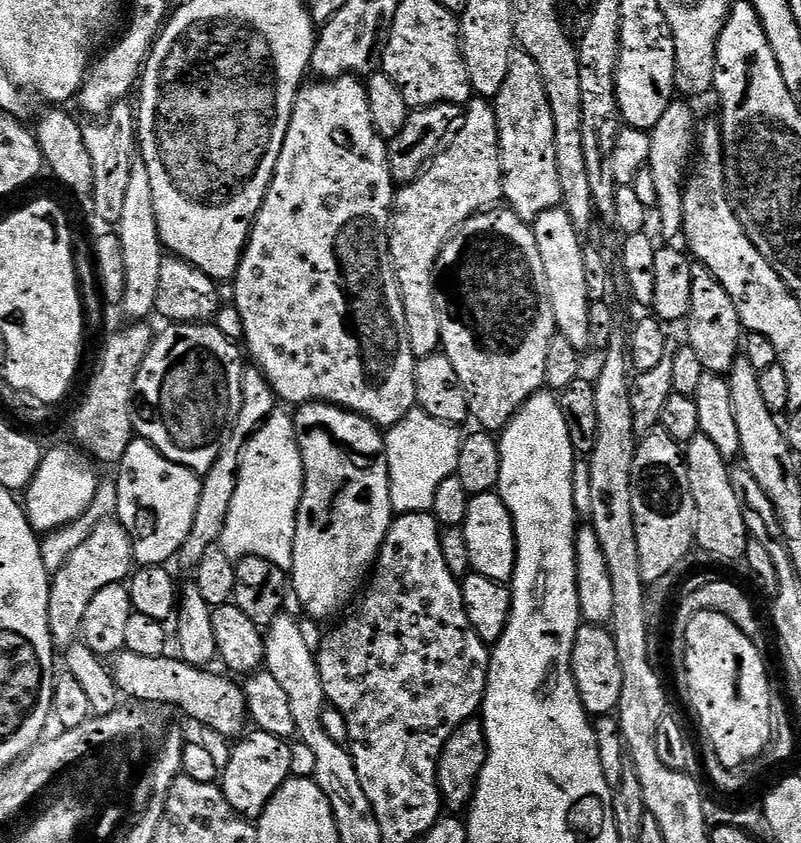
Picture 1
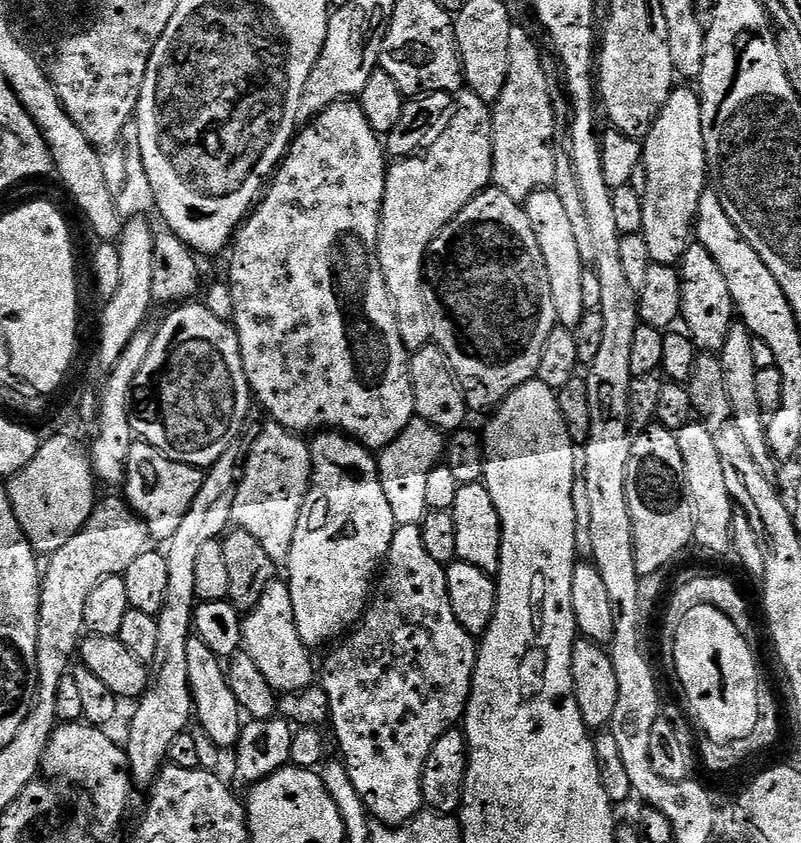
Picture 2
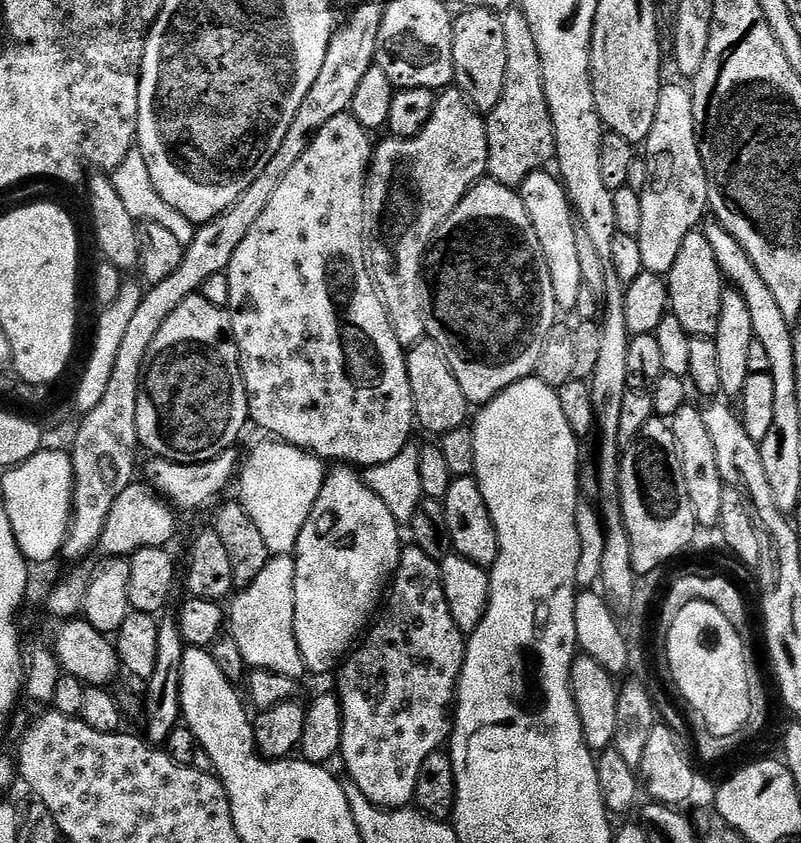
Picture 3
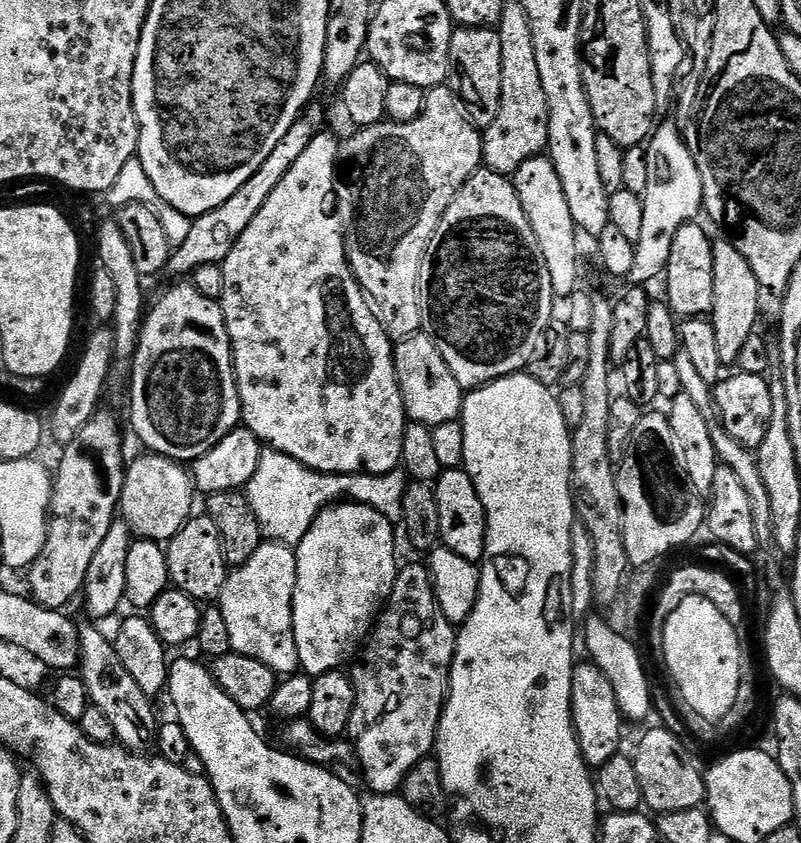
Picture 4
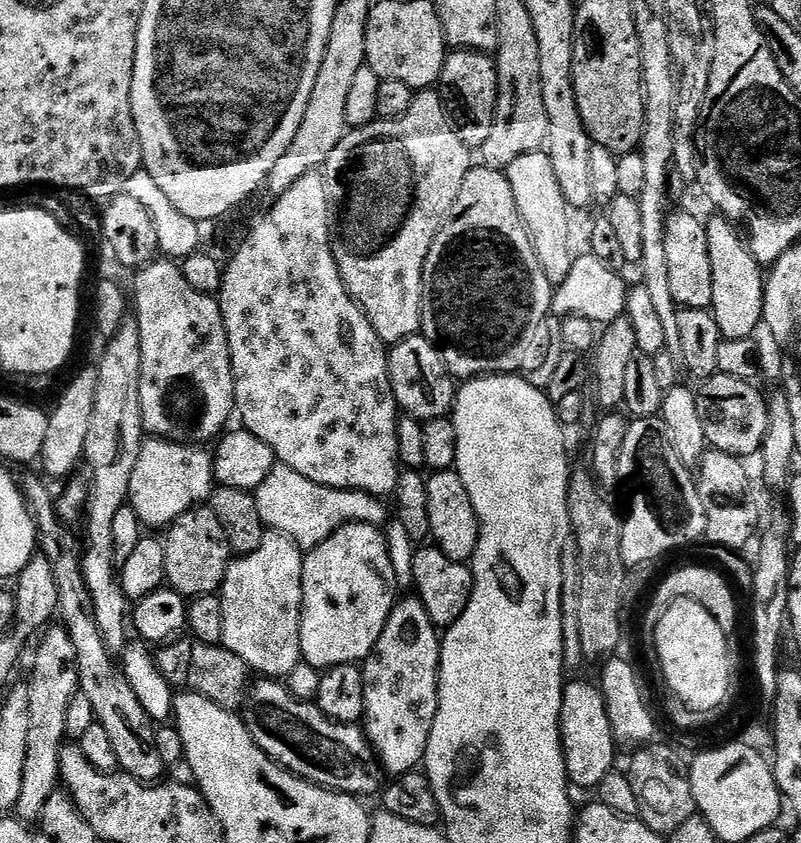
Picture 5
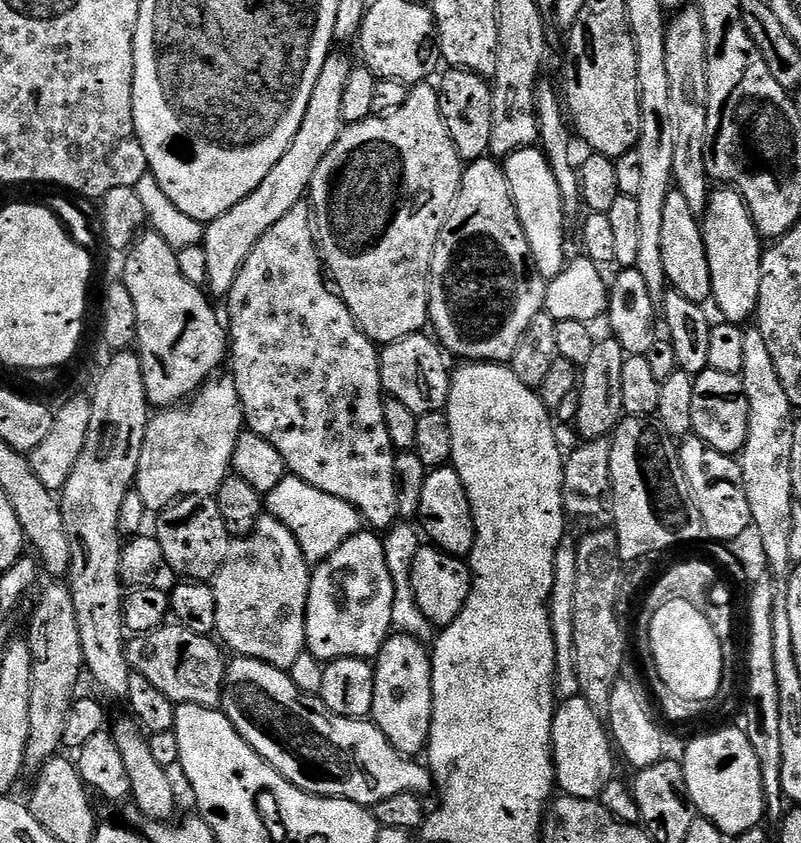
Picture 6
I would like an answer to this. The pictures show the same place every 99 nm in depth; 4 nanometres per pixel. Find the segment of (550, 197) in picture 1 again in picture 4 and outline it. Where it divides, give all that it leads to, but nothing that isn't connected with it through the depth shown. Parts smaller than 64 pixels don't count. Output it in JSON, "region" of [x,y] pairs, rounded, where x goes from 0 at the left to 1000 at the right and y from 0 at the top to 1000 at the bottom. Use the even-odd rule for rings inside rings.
{"region":[[[647,2],[630,4],[622,30],[627,50],[627,116],[622,126],[622,140],[610,152],[603,153],[604,193],[603,198],[632,210],[638,210],[654,192],[662,192],[675,184],[684,174],[684,127],[682,107],[677,107],[677,91],[672,88],[672,69],[667,69],[667,45],[662,40],[662,26],[657,12]]]}

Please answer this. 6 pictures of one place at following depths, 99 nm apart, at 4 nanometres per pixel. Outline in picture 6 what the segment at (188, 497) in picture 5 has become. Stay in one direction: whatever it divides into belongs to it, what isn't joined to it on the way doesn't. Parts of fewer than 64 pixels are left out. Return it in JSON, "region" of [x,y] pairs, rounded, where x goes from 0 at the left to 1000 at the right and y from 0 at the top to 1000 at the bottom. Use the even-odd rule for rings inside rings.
{"region":[[[288,444],[271,445],[257,452],[245,464],[245,469],[233,477],[196,488],[182,505],[182,520],[177,524],[177,543],[172,548],[172,562],[167,575],[167,581],[177,586],[177,595],[186,609],[199,610],[220,593],[226,593],[228,588],[268,590],[277,572],[287,563],[292,529],[306,508],[297,458]]]}

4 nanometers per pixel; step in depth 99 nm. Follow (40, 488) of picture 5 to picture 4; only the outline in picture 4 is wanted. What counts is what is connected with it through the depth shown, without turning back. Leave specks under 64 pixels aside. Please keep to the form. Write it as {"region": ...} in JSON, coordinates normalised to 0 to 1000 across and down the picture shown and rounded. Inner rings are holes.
{"region":[[[101,744],[100,749],[100,785],[97,800],[105,805],[114,839],[127,842],[132,847],[137,861],[142,861],[142,871],[151,887],[159,887],[171,894],[184,893],[191,886],[195,877],[197,853],[190,841],[191,832],[177,817],[172,809],[152,790],[152,781],[147,781],[145,765],[135,759],[120,745]]]}

